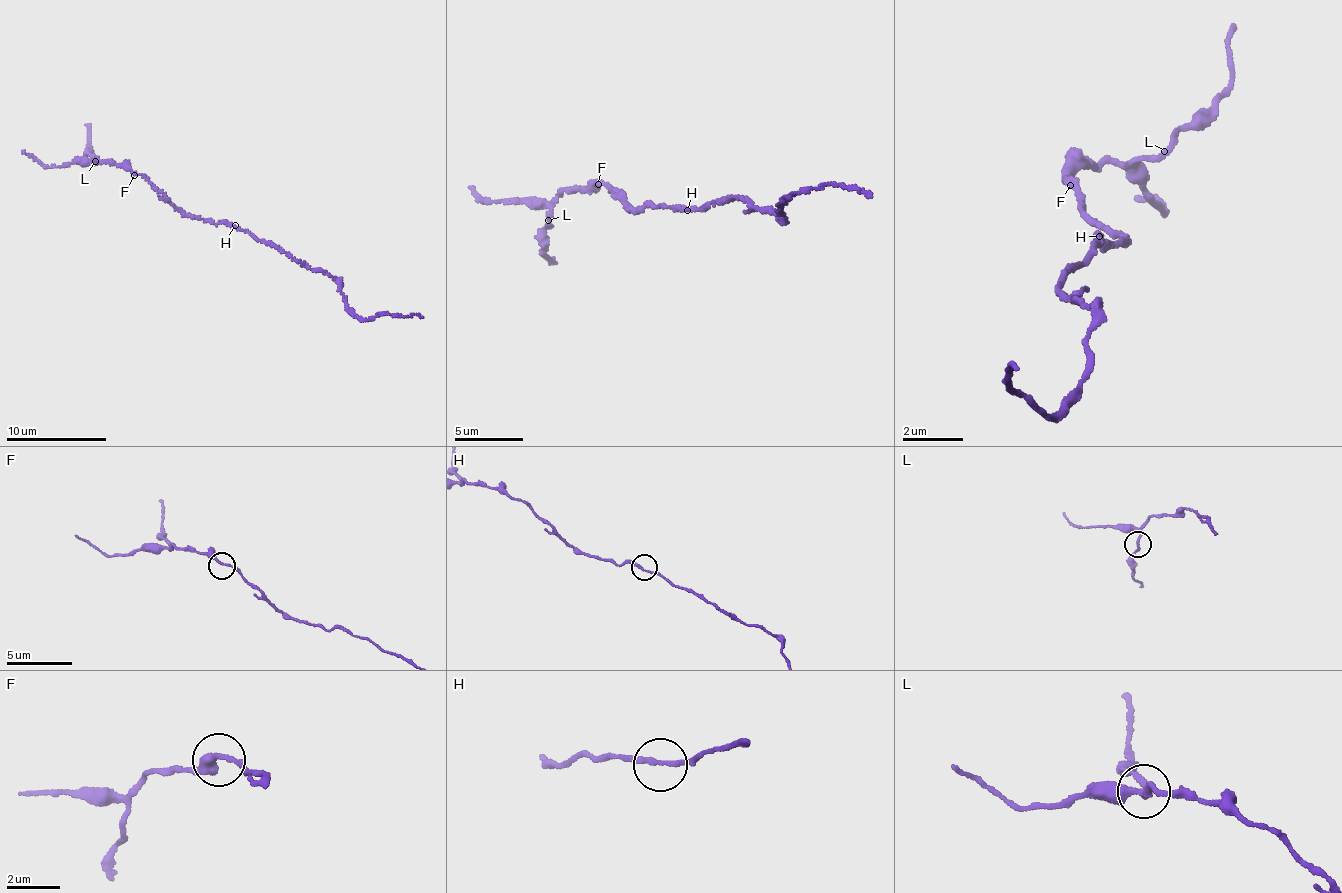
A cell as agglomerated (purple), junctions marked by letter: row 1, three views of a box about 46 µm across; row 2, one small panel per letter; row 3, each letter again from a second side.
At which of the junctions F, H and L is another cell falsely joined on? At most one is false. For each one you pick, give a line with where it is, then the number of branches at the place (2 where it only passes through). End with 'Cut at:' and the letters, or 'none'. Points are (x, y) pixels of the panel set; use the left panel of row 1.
Cut at: none

